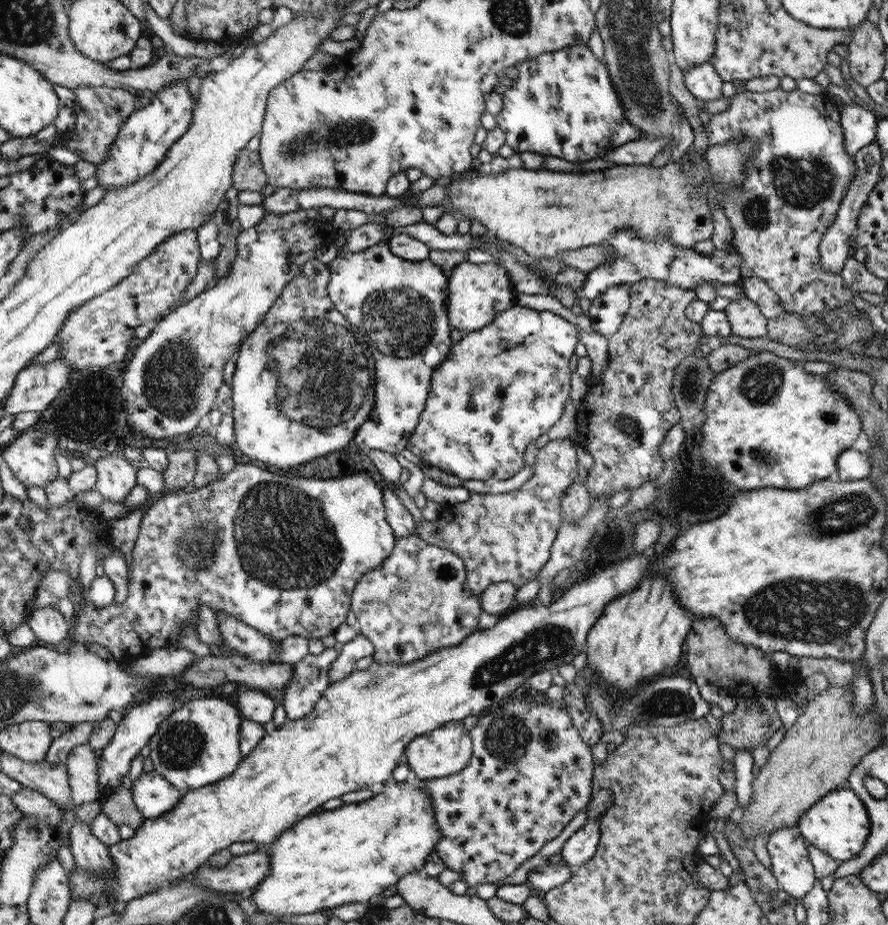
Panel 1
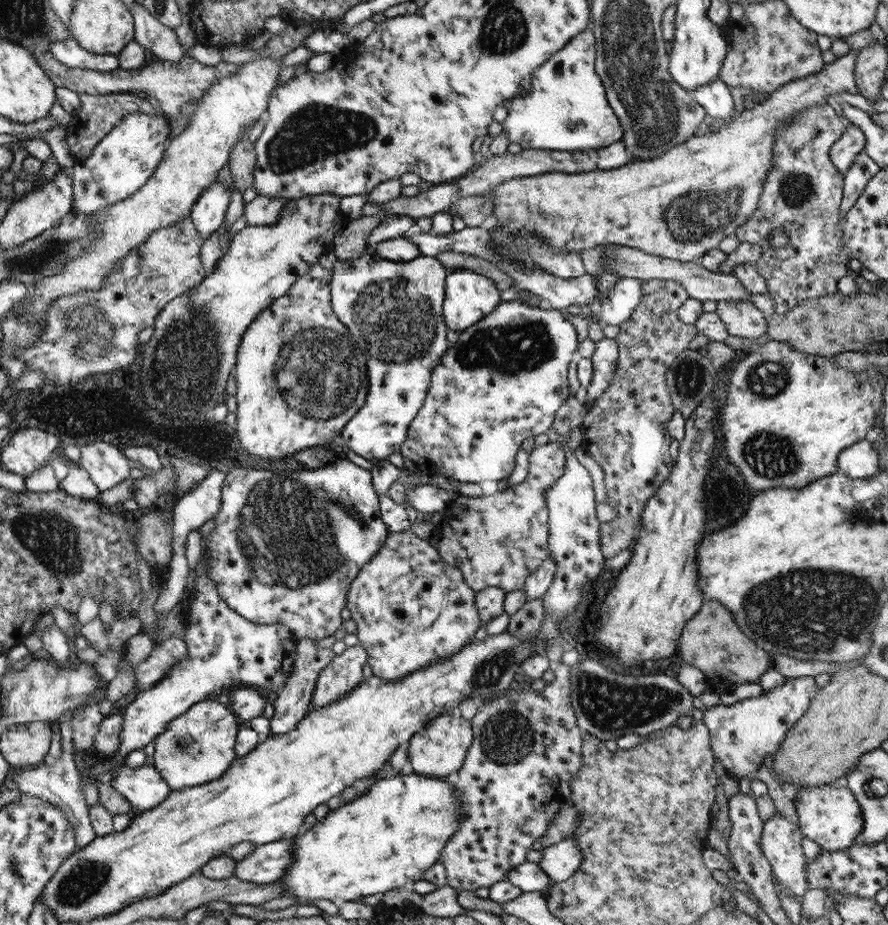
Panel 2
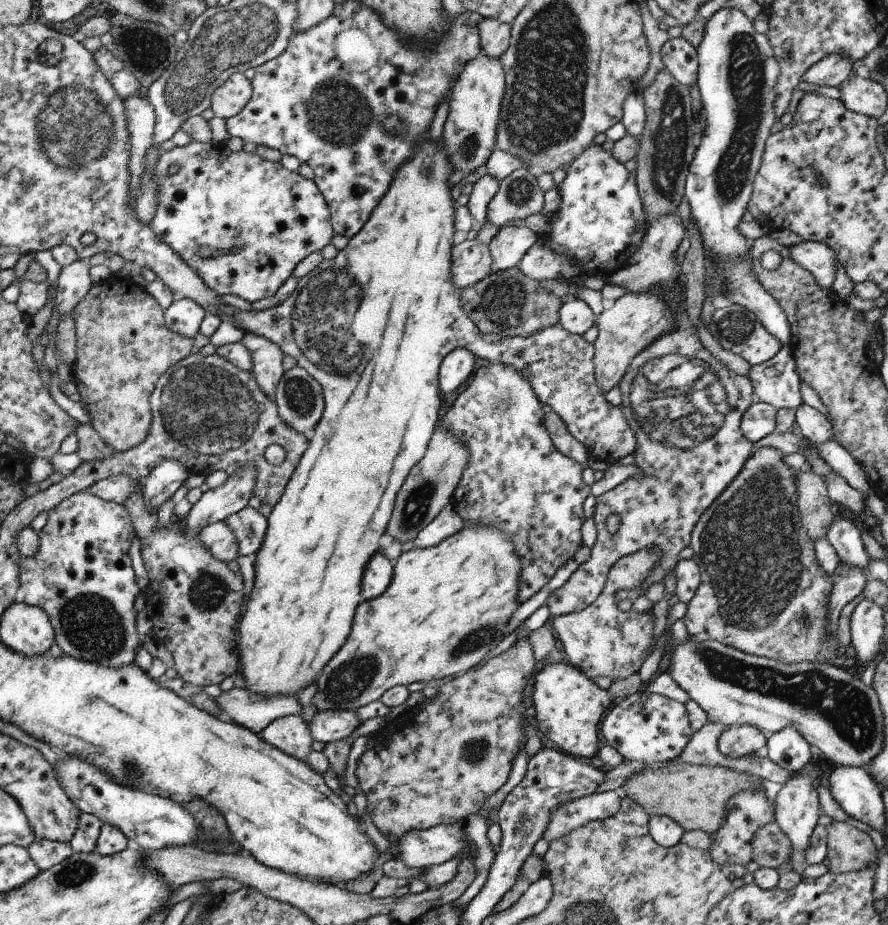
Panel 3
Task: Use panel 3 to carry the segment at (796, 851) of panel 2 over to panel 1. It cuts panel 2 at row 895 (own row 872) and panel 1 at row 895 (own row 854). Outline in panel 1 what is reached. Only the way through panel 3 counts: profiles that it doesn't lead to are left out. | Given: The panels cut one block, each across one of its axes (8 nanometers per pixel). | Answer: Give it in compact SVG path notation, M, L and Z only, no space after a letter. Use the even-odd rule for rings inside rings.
M780 828L774 831L766 846L778 887L795 899L806 896L818 880L808 858L808 844L799 829Z

